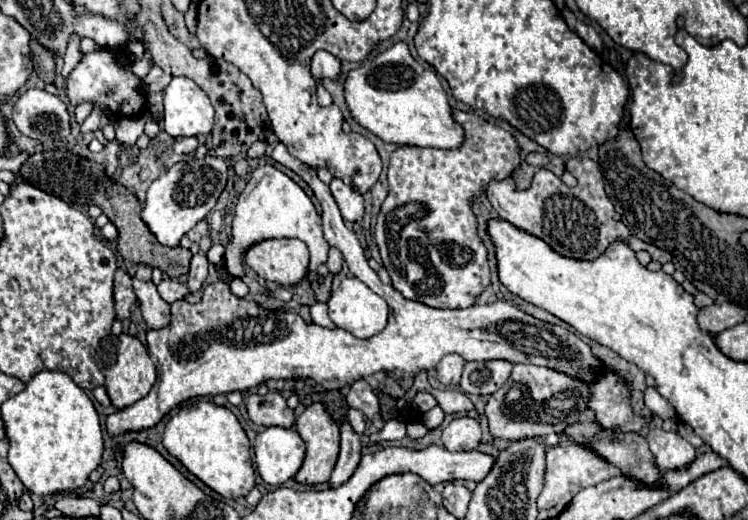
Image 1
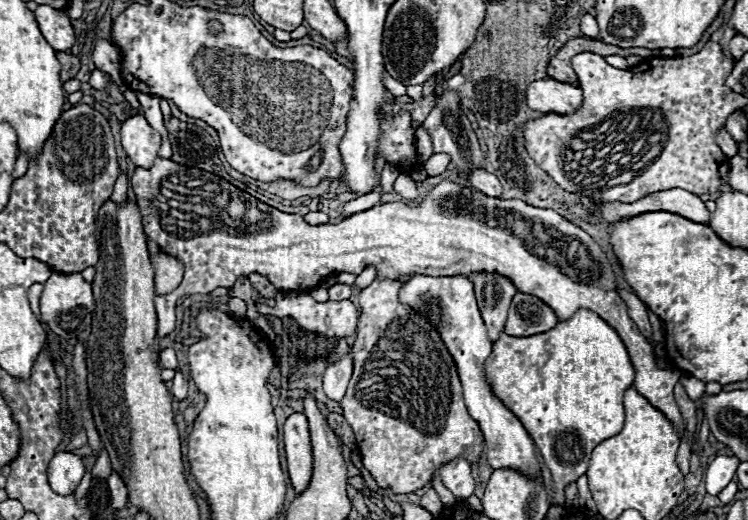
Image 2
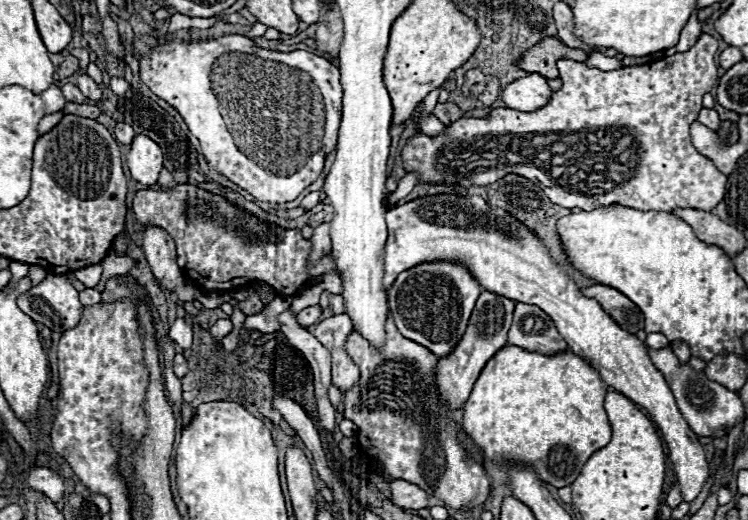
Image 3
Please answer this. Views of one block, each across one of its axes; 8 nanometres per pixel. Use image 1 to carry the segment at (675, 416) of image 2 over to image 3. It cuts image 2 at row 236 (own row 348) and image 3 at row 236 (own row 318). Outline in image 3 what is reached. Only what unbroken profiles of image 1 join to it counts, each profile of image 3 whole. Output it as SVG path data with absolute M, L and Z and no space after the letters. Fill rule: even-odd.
M176 184L170 190L138 190L132 210L142 226L158 226L174 238L180 268L206 292L232 292L232 288L242 288L250 280L262 280L284 296L296 296L308 282L330 272L340 274L332 252L308 268L312 242L302 238L298 228L286 230L270 222L260 222L250 212L230 204L224 196L210 194L194 184ZM432 194L416 198L388 210L386 224L388 242L384 248L384 290L394 284L400 272L414 268L416 264L452 260L456 264L464 264L484 290L506 296L514 302L542 308L554 320L568 346L598 368L608 386L648 410L668 444L682 498L692 502L700 494L710 476L704 448L682 418L662 372L654 368L646 344L636 334L624 332L616 320L604 312L598 300L584 296L566 268L552 260L546 244L526 224L508 216L504 208L490 208L478 194Z

